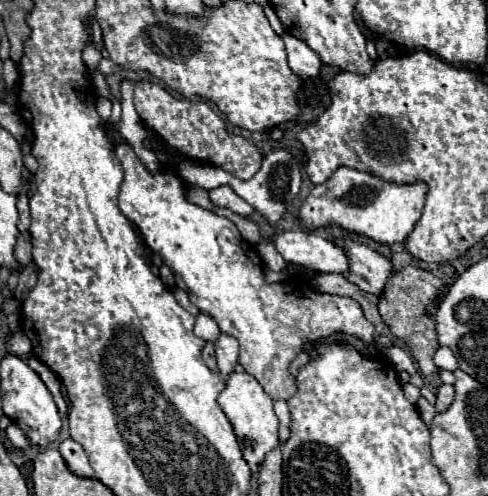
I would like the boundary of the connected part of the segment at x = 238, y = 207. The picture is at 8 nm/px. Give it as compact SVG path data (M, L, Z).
M220 186L218 188L209 191L210 200L214 206L220 206L220 208L230 208L232 212L240 214L240 216L250 216L254 214L254 208L242 200L230 186Z

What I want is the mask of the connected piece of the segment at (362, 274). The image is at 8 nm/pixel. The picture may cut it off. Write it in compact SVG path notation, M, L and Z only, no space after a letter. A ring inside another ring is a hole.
M334 238L334 244L338 244L338 248L342 248L350 260L350 268L344 274L346 280L368 294L380 296L388 276L392 274L390 260L350 238Z

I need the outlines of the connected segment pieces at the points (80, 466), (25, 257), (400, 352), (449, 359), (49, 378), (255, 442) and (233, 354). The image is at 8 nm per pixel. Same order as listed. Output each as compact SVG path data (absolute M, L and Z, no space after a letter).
M68 438L68 440L60 442L58 450L60 450L62 458L66 460L66 466L68 466L76 476L82 476L82 478L92 478L92 476L94 476L94 470L92 470L90 462L88 462L88 456L86 456L84 448L82 448L78 442L74 442L72 438Z
M24 232L18 236L14 250L16 260L21 267L25 267L32 260L31 251L30 236L28 236L28 232Z
M392 346L392 348L388 348L386 356L388 356L388 360L390 360L400 372L404 370L404 372L408 372L410 376L414 376L414 374L417 373L412 358L408 356L408 352L406 352L404 348L400 348L400 346Z
M438 348L436 354L434 354L434 364L440 368L440 370L456 370L458 368L458 362L452 354L450 348Z
M30 358L30 360L28 360L28 366L42 378L42 382L44 382L46 388L50 390L50 394L52 394L56 406L58 406L60 416L64 418L64 416L66 416L66 402L64 402L62 392L60 392L60 380L58 380L58 376L56 376L44 362L40 362L38 358Z
M232 372L226 382L226 388L218 396L218 404L234 428L244 460L252 470L256 470L262 464L266 452L278 446L278 418L272 410L272 398L262 390L254 376L246 372L242 374Z
M220 334L220 338L214 342L216 348L216 358L218 358L218 368L226 376L234 370L238 364L238 342L230 334Z

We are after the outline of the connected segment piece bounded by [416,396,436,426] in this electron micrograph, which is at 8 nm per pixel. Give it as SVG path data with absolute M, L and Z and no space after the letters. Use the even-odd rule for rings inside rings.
M420 397L416 403L416 407L420 416L422 416L422 420L430 426L432 424L432 418L436 416L436 408L426 400L424 397Z

